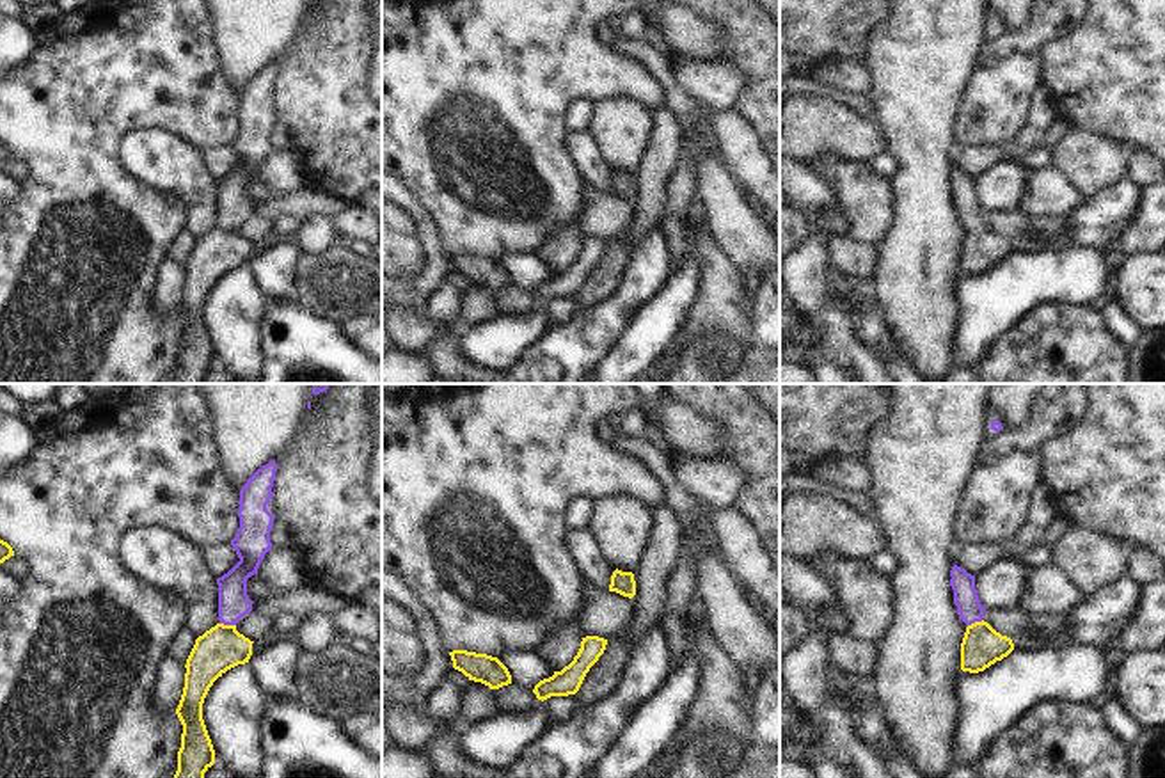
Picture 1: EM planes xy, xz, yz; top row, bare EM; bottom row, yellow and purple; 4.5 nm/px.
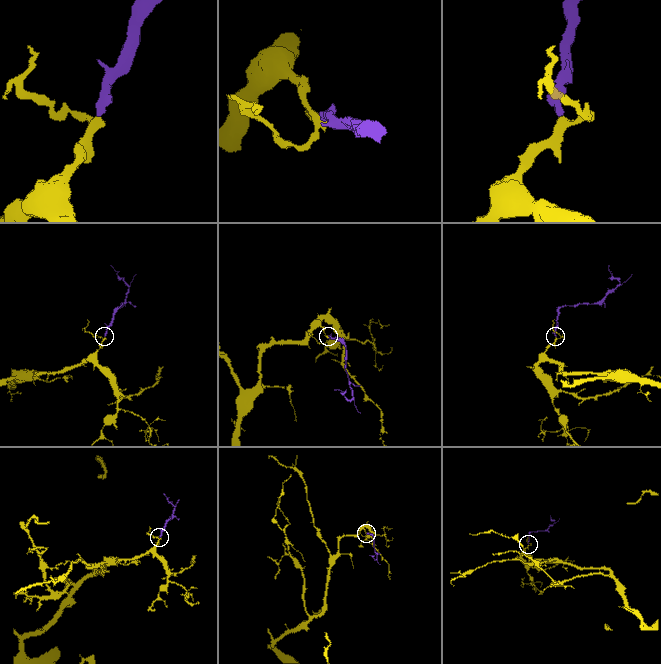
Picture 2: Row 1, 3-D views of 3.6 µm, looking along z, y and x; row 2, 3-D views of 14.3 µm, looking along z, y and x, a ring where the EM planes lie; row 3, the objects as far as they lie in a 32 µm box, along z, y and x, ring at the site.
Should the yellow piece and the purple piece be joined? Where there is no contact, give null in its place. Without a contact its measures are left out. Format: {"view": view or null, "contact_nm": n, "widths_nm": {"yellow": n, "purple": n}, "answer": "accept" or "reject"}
{"view": "xy", "contact_nm": 70, "widths_nm": {"yellow": 200, "purple": 140}, "answer": "accept"}

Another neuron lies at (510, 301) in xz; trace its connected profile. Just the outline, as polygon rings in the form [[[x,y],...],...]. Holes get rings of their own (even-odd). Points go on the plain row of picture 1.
[[[513,284],[494,291],[494,306],[499,316],[526,316],[535,311],[538,304],[533,293],[515,288]]]

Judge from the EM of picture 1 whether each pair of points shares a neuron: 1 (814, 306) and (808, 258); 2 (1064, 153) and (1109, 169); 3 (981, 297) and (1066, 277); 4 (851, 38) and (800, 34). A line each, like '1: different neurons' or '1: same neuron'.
1: same neuron
2: same neuron
3: same neuron
4: same neuron

